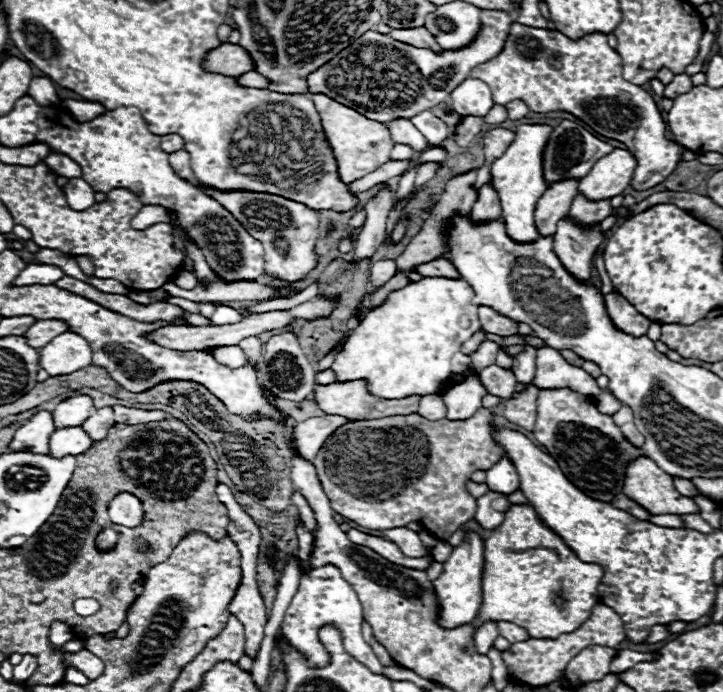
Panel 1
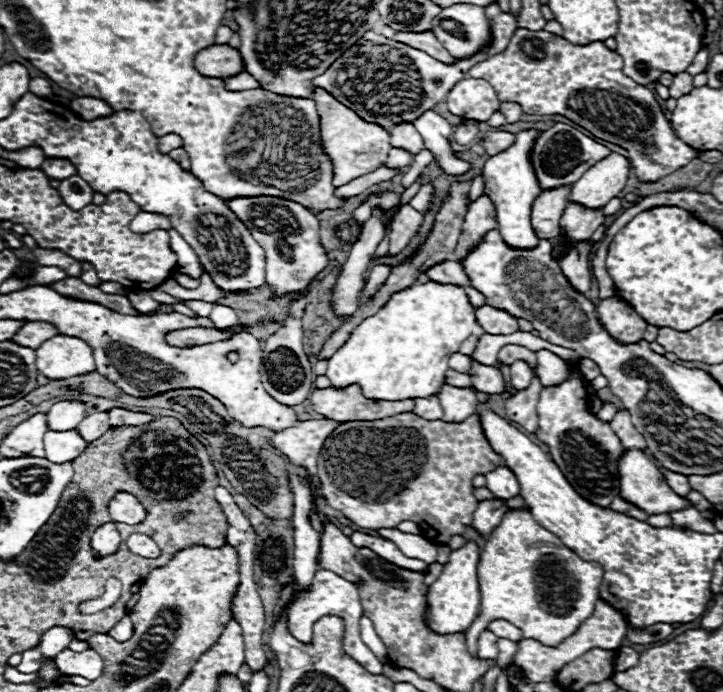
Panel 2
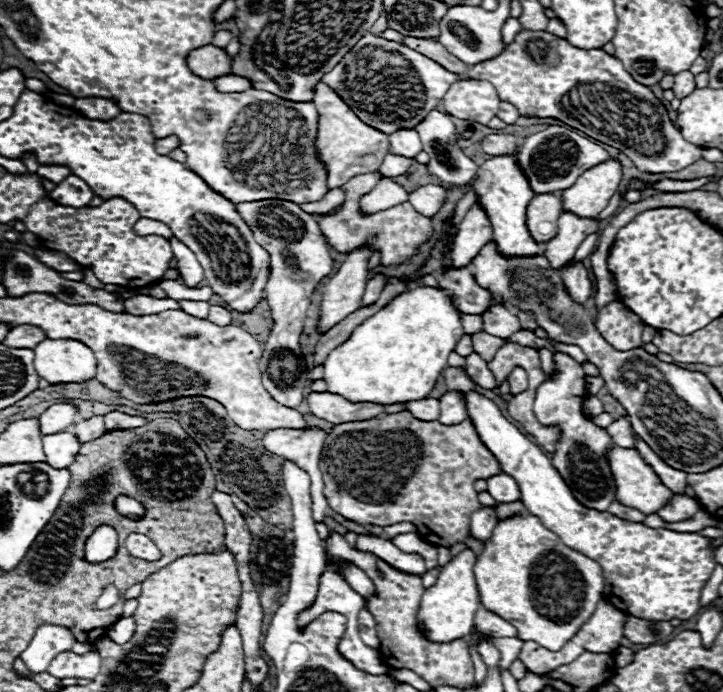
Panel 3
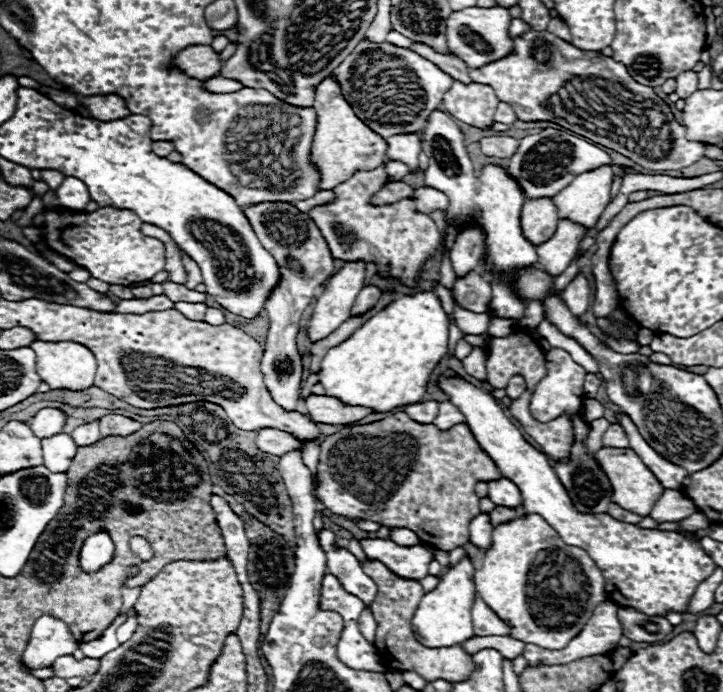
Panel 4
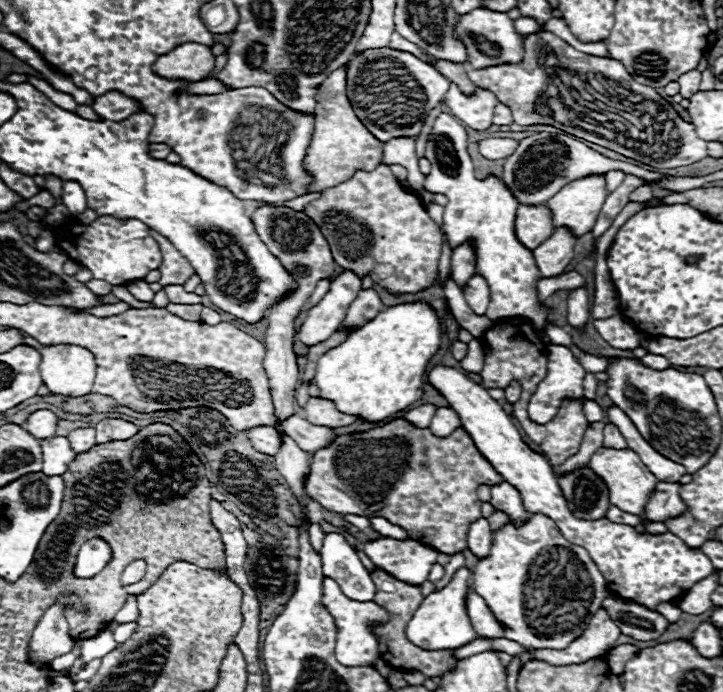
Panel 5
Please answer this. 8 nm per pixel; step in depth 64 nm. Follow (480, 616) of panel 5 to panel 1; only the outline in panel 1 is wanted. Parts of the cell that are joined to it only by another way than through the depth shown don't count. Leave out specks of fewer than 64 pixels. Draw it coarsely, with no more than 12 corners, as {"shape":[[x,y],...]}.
{"shape":[[498,622],[498,634],[506,640],[522,642],[530,636],[512,622]]}

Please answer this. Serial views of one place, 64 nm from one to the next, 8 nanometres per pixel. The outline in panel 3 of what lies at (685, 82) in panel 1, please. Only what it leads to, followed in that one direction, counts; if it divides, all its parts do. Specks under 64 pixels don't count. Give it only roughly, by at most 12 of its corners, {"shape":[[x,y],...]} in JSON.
{"shape":[[694,74],[674,76],[676,98],[686,98],[696,90]]}

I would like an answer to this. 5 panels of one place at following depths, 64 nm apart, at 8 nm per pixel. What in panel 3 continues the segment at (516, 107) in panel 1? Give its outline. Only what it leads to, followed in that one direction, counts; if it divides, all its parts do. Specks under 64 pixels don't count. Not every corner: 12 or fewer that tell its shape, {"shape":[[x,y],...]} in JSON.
{"shape":[[500,102],[496,114],[502,122],[514,124],[518,120],[518,110]]}

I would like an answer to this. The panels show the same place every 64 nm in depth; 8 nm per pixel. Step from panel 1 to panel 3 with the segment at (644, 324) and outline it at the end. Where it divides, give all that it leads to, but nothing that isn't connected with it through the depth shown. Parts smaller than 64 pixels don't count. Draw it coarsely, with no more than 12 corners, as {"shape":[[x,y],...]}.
{"shape":[[622,302],[596,314],[616,350],[642,346],[644,322]]}

